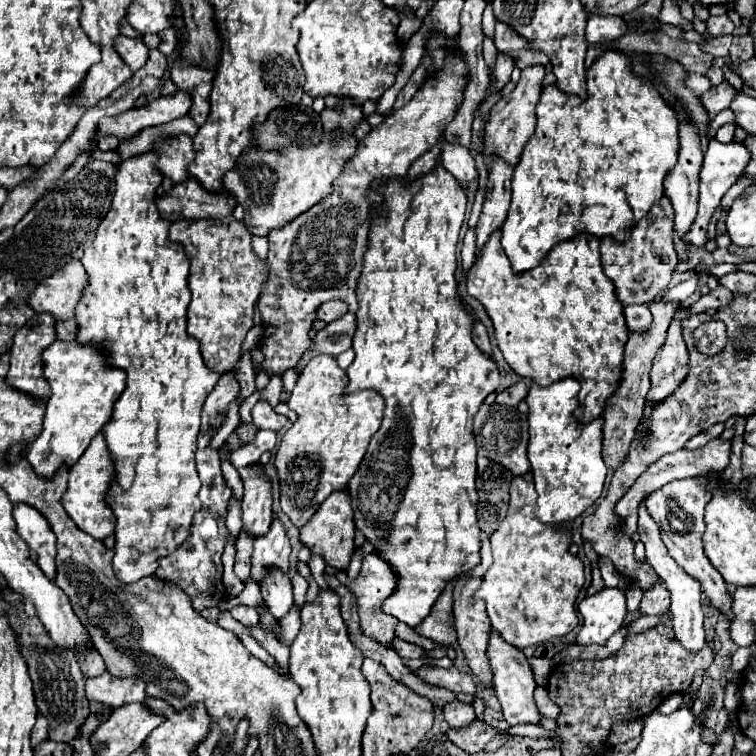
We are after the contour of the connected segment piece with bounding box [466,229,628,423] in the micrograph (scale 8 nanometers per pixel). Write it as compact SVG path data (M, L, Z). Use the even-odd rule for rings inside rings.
M502 229L490 235L490 241L466 273L466 287L492 317L506 363L518 375L530 377L540 385L574 375L582 385L580 419L586 423L600 417L606 397L618 387L624 345L628 341L622 303L616 299L612 281L602 273L600 239L578 233L576 239L556 245L538 267L526 273L512 271L500 239Z

